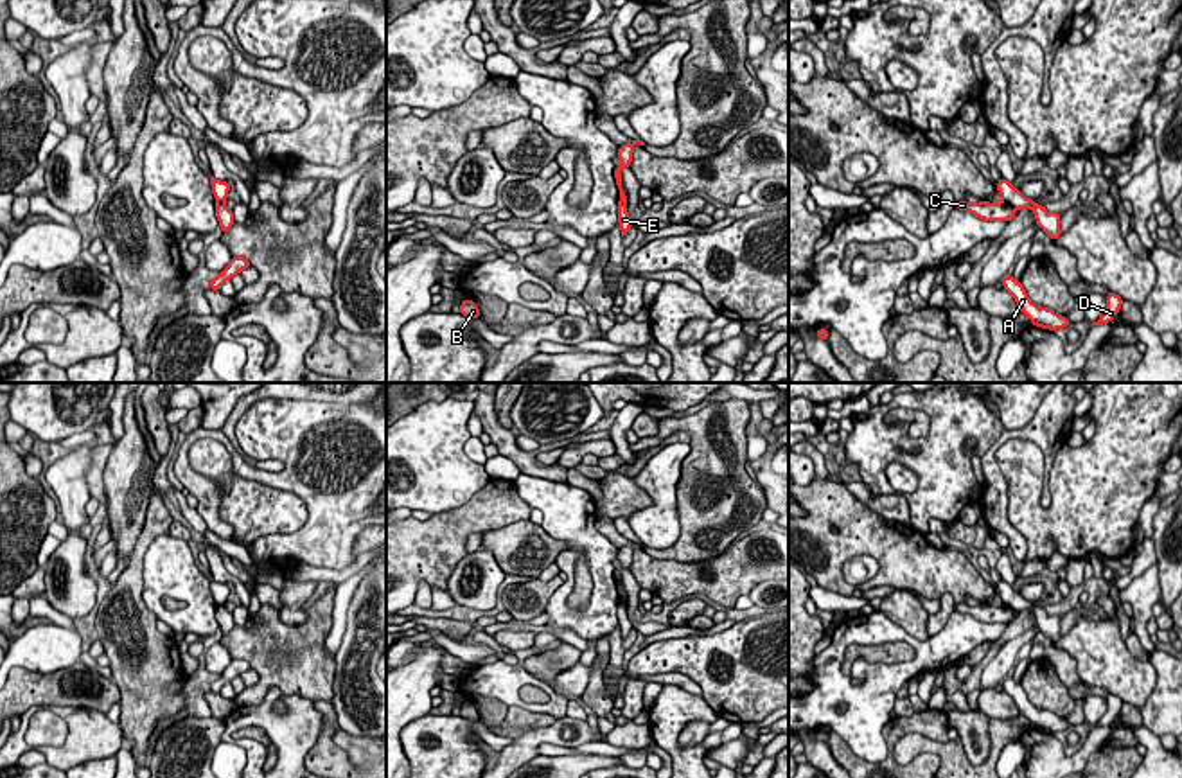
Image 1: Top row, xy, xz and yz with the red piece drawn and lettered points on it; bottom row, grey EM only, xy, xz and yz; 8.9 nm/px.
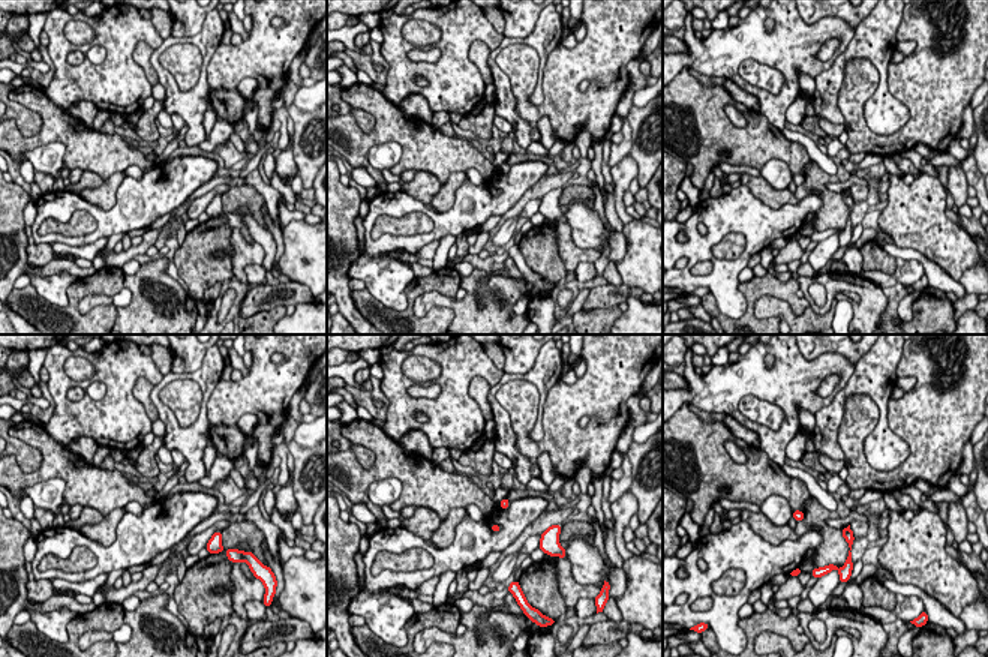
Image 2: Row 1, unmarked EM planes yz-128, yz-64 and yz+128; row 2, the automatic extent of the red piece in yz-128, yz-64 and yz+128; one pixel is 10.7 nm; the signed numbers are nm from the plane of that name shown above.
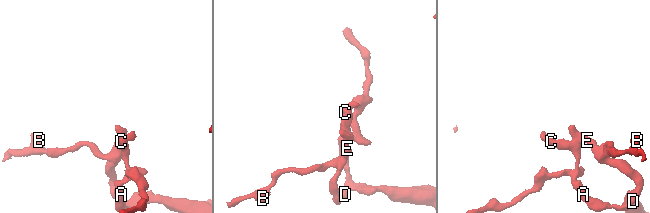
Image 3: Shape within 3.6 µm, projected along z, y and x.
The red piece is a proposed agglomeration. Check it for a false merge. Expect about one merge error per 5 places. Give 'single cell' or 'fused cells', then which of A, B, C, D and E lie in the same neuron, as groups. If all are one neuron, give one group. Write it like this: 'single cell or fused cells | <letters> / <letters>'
single cell | A B C D E

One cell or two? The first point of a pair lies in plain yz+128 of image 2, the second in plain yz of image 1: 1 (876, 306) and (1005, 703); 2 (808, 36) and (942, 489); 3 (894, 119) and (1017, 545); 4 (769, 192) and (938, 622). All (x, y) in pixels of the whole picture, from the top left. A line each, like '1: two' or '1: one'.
1: two
2: one
3: one
4: two

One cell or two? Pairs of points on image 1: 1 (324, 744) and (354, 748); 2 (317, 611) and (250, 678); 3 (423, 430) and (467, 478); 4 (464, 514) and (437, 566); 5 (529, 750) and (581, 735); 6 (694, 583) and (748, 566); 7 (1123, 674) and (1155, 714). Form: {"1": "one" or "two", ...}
{"1": "two", "2": "two", "3": "one", "4": "one", "5": "one", "6": "one", "7": "two"}

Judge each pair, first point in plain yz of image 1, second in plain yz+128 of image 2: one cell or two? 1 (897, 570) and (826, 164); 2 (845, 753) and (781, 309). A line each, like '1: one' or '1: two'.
1: two
2: two

